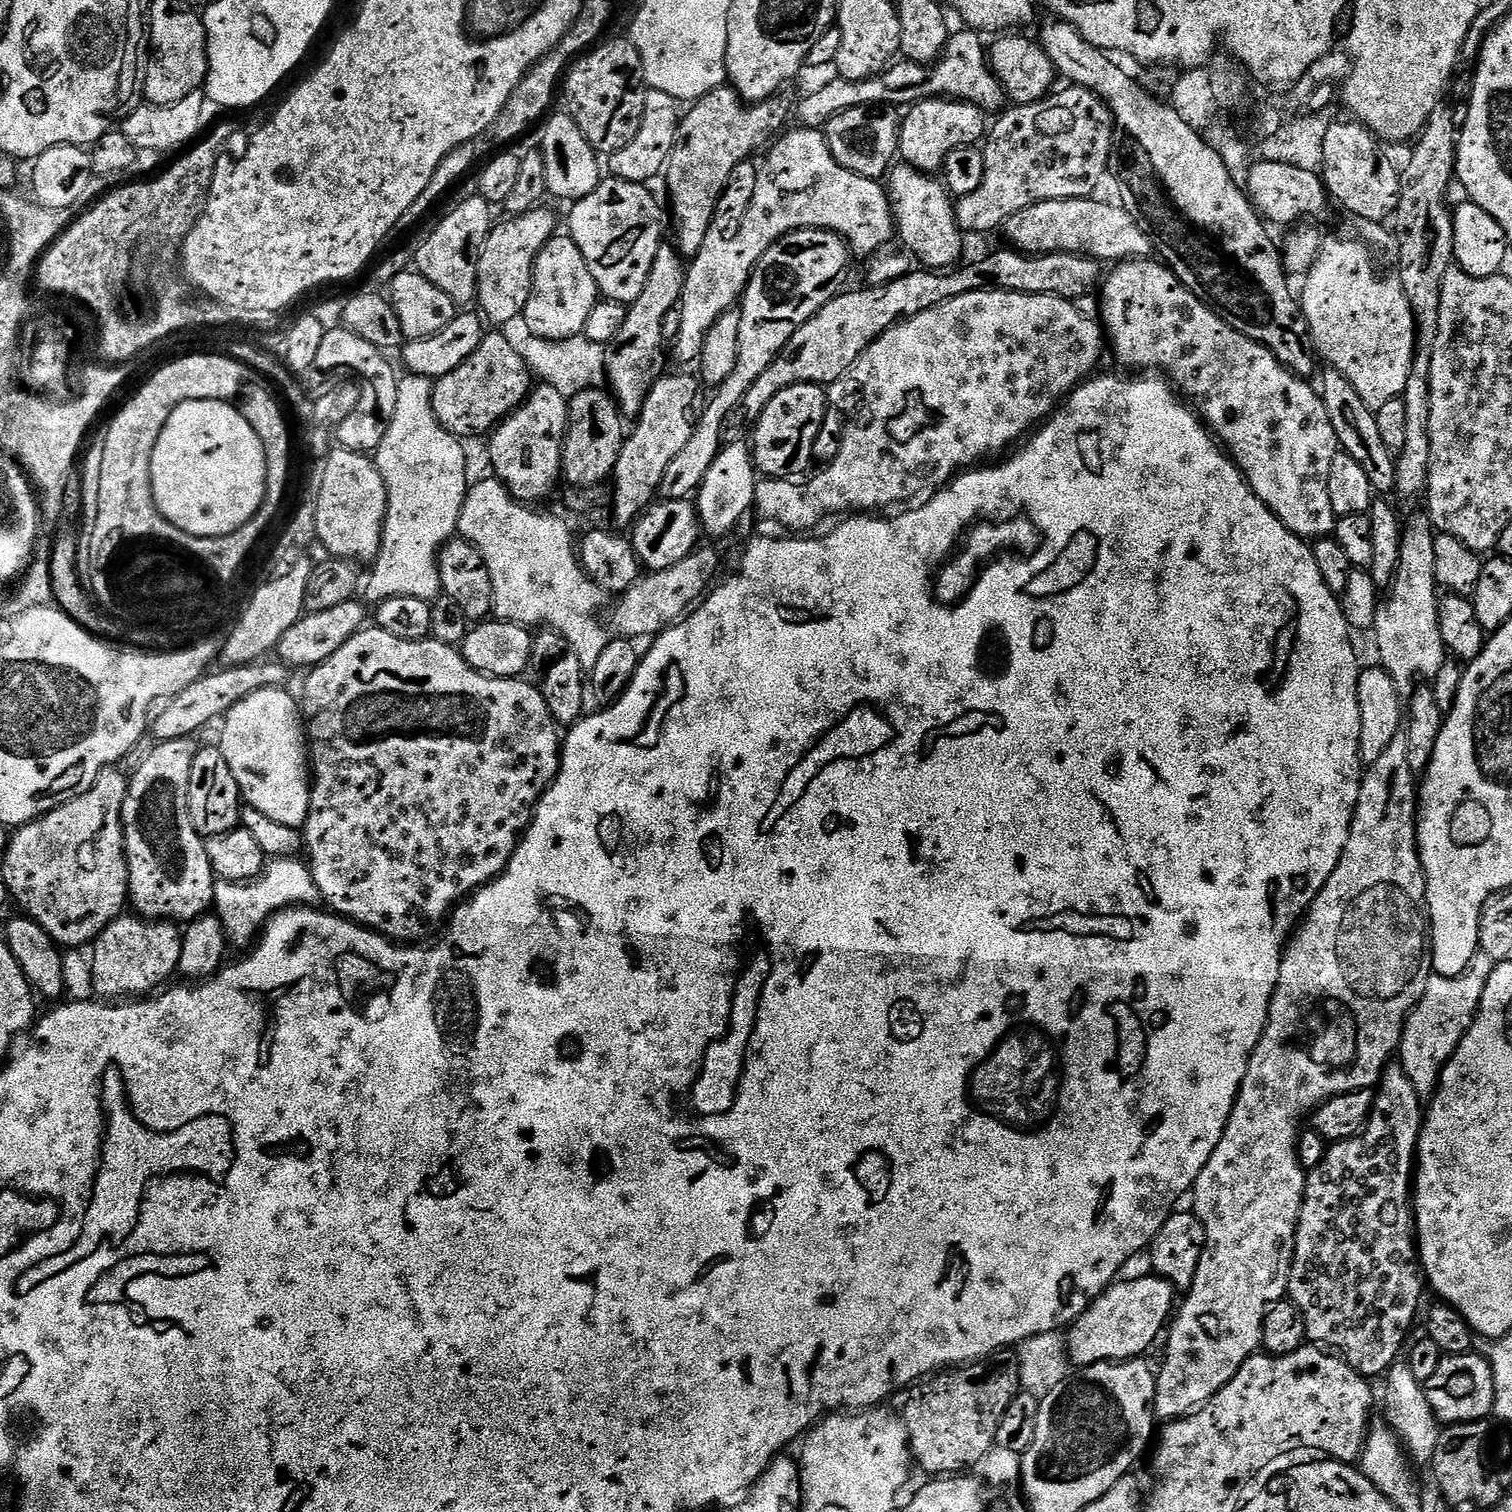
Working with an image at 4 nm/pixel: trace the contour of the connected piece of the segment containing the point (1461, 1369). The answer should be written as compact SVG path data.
M1477 1354L1463 1356L1445 1355L1434 1378L1426 1381L1425 1394L1441 1425L1472 1424L1493 1415L1496 1406L1496 1387L1492 1365Z

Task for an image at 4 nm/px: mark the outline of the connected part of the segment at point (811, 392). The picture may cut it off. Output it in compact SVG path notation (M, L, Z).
M796 384L778 393L754 424L756 433L750 439L750 455L755 471L769 480L803 477L800 475L812 464L812 451L828 411L828 394L821 385Z

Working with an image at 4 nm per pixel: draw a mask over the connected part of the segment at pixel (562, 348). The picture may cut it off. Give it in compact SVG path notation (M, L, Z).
M529 332L512 334L511 342L515 352L524 362L535 379L543 384L553 384L565 398L571 398L584 390L599 387L606 374L607 349L605 345L590 341L585 335L553 341L540 339Z

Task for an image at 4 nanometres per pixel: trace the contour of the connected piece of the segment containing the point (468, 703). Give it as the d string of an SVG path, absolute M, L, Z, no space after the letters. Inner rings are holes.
M375 626L355 632L329 660L315 665L307 676L304 700L302 696L302 716L306 721L310 772L314 779L311 781L312 801L308 807L308 820L303 826L302 835L303 847L312 859L311 874L320 891L321 901L335 915L343 916L354 924L363 924L365 928L387 936L393 942L427 941L424 940L427 936L435 937L441 931L442 925L461 901L506 870L514 850L532 822L536 805L540 803L548 787L556 781L560 769L562 736L561 733L556 733L556 719L550 714L535 683L527 684L527 679L524 678L486 676L483 672L474 671L451 644L443 644L431 638L394 638L394 634L386 634L386 630ZM340 736L342 750L348 752L342 752L342 758L324 758L340 756L340 752L328 752L328 744L336 744Z

